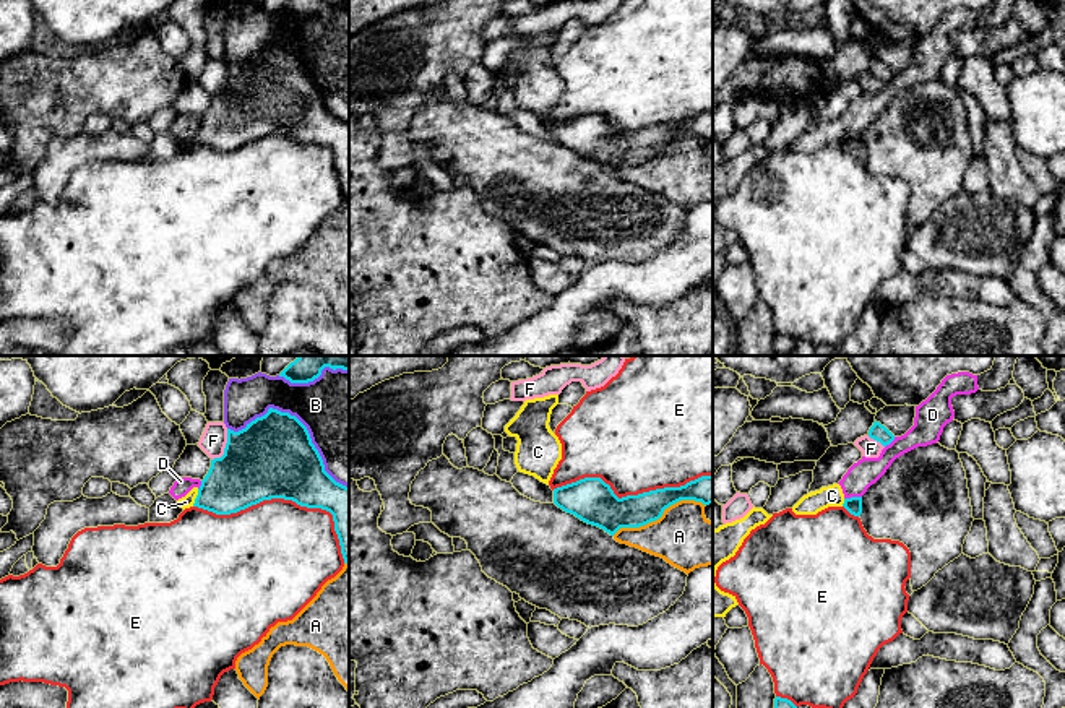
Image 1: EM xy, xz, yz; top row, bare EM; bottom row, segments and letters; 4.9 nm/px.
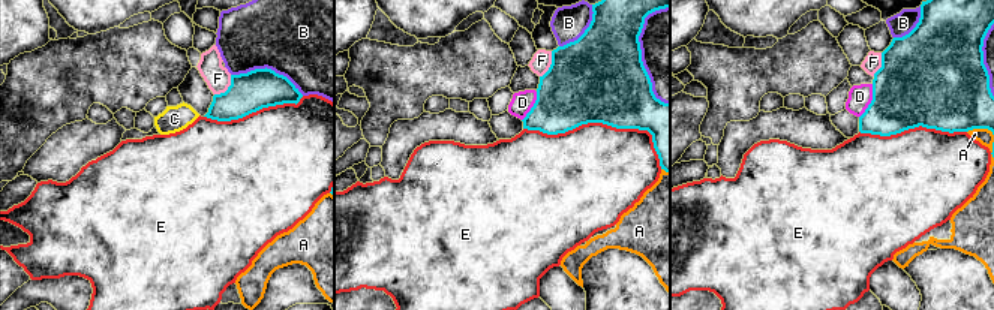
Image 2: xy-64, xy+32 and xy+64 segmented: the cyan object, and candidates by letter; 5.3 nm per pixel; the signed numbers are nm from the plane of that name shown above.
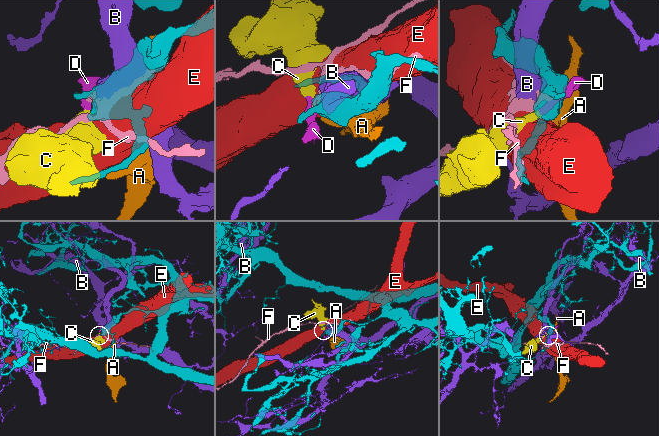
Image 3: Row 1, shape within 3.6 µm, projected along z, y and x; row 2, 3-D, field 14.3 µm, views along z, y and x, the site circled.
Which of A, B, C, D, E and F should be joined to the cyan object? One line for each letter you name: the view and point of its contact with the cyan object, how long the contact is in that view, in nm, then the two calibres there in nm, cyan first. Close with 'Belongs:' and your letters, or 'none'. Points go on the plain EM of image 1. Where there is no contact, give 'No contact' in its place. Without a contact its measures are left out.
Belongs: none

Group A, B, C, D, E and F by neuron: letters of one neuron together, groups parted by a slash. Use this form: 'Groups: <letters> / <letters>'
Groups: A / B / C D / E / F

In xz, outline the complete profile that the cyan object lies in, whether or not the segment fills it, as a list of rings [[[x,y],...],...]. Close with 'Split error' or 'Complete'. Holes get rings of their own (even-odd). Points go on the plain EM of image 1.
[[[713,112],[622,135],[601,114],[584,114],[554,125],[554,140],[558,145],[610,172],[620,164],[640,164],[659,156],[666,145],[680,136],[713,140]]]. Complete

